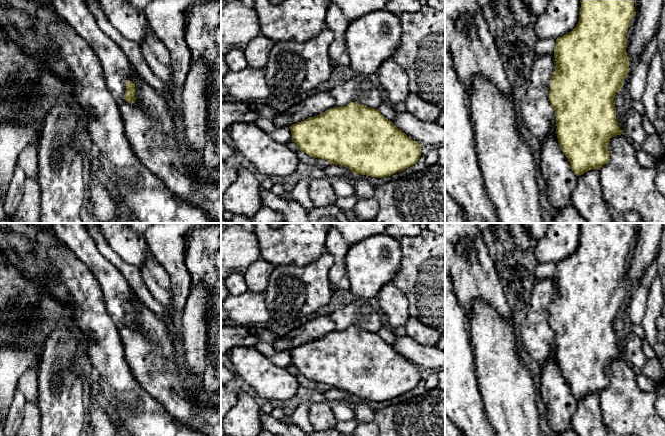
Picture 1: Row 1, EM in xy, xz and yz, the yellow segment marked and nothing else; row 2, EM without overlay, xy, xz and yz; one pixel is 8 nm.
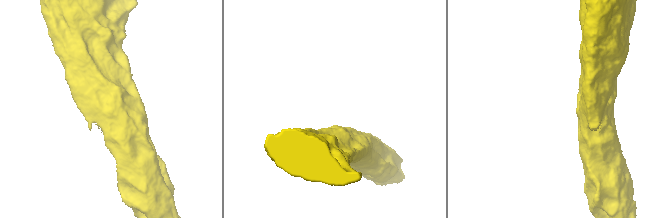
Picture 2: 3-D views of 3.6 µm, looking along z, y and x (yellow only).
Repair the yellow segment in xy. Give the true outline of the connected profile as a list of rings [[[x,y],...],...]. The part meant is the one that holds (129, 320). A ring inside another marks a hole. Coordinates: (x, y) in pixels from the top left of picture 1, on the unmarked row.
[[[128,305],[126,307],[126,313],[127,313],[127,315],[125,316],[124,323],[128,327],[133,327],[136,323],[136,321],[135,321],[135,308],[132,305]]]

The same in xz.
[[[357,326],[331,332],[317,340],[293,348],[292,365],[309,380],[344,390],[355,399],[385,402],[414,389],[421,380],[420,368],[397,352],[377,333]]]

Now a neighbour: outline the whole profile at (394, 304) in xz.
[[[392,282],[385,284],[378,296],[386,325],[391,329],[405,326],[410,318],[409,301]]]

